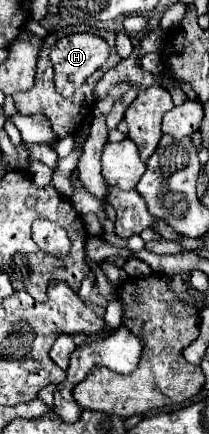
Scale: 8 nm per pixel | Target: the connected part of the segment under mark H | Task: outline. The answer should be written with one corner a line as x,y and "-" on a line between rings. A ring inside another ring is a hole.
70,34
60,38
50,52
56,90
62,96
72,96
72,92
106,62
108,54
108,44
94,34

